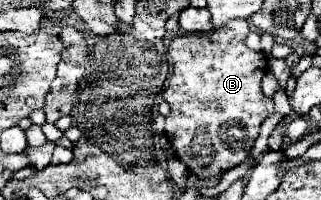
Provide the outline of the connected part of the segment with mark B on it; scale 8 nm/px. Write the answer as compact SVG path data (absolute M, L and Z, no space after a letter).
M236 19L212 33L182 35L170 43L168 59L172 59L172 77L168 77L162 93L164 101L172 109L166 117L166 137L170 139L172 149L176 149L178 159L188 167L190 175L196 175L198 179L220 179L222 173L240 165L252 151L262 121L274 113L274 101L260 89L260 81L268 71L266 55L246 47L244 39L248 33L248 21Z

